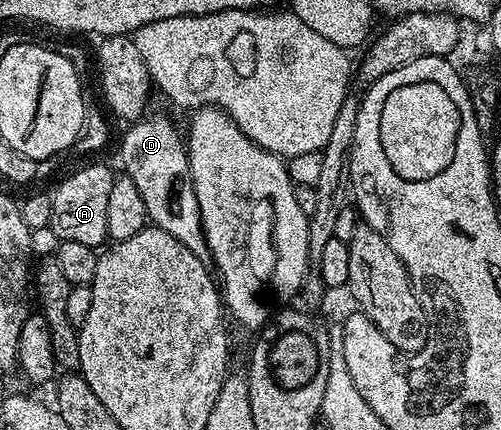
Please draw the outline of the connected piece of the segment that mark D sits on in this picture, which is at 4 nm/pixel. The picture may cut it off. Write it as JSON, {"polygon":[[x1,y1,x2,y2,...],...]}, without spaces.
{"polygon":[[143,115,142,119,133,121,127,127,130,129,122,136,122,164,126,167,123,168,125,175,130,176,132,182,136,182,136,190,140,190,140,195,144,197,147,221,153,227,164,230,164,234,172,234,172,238,176,238,176,242,188,246,188,250,192,250,192,254,196,254,196,258,200,258,204,262,209,261,210,250,200,218,200,202,196,202,190,158,183,133,182,136,178,133,177,126,168,117,150,115]]}

